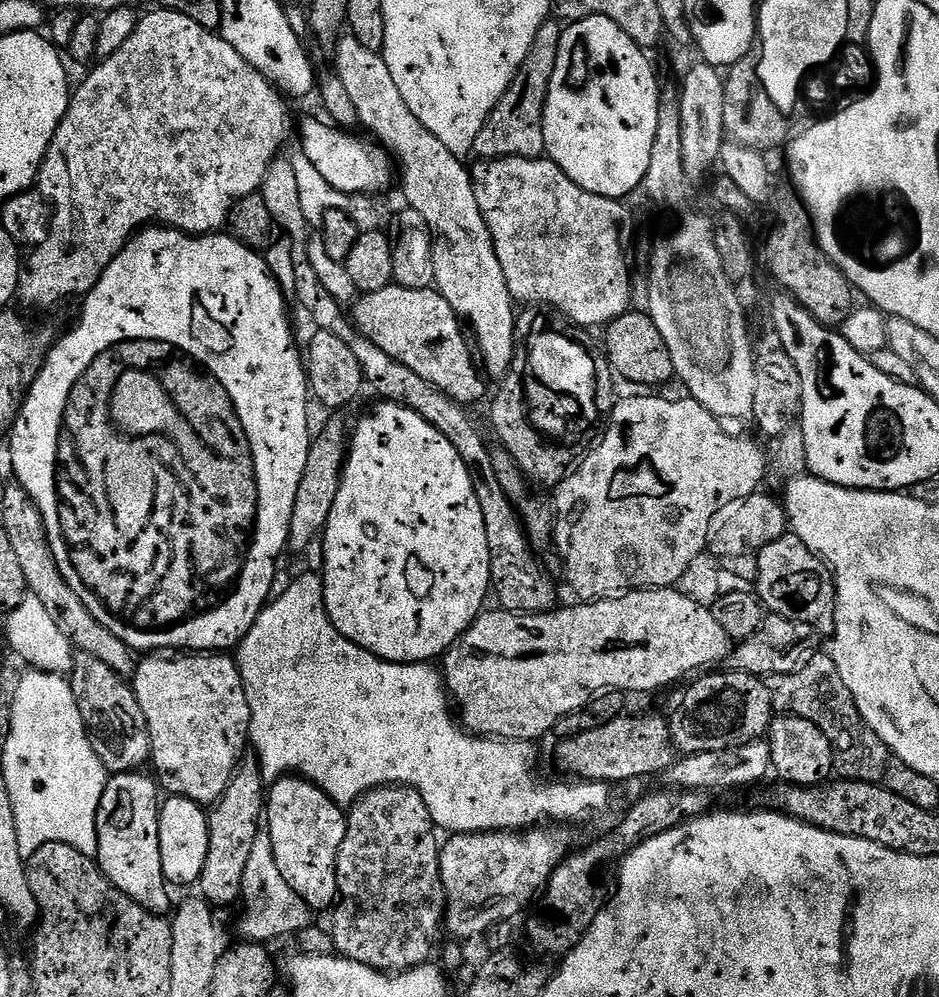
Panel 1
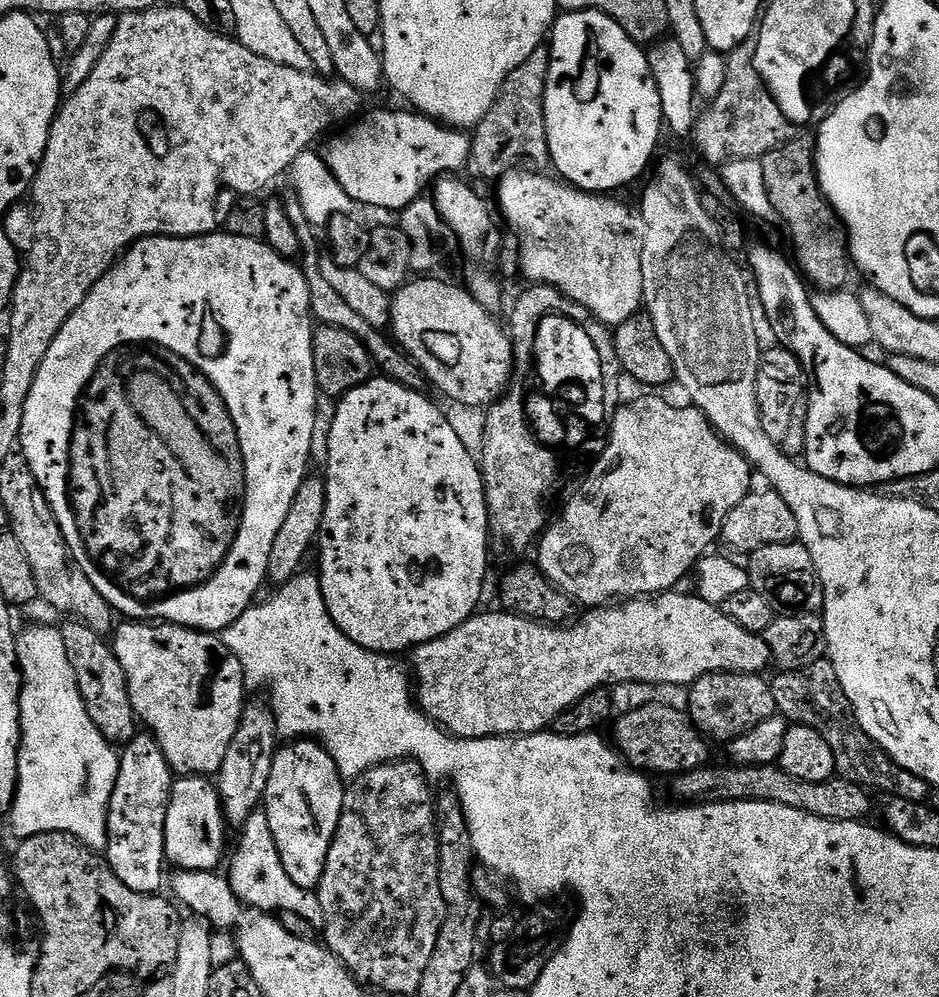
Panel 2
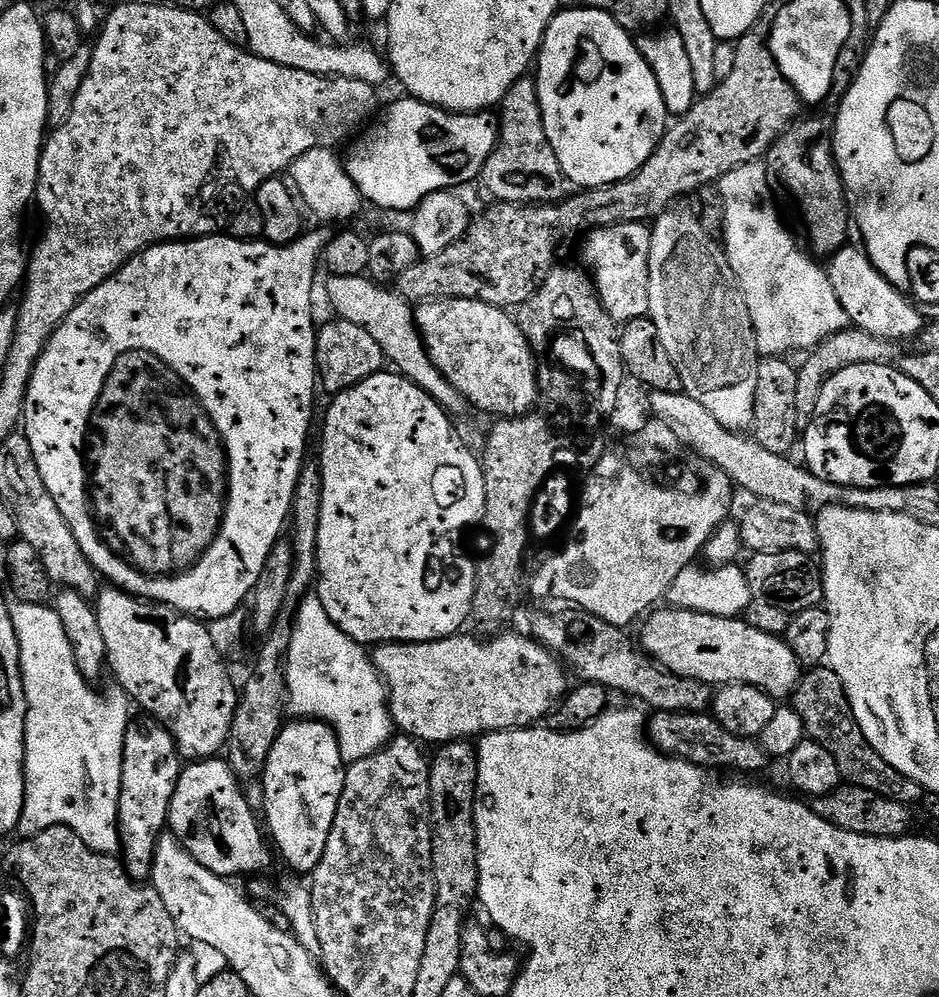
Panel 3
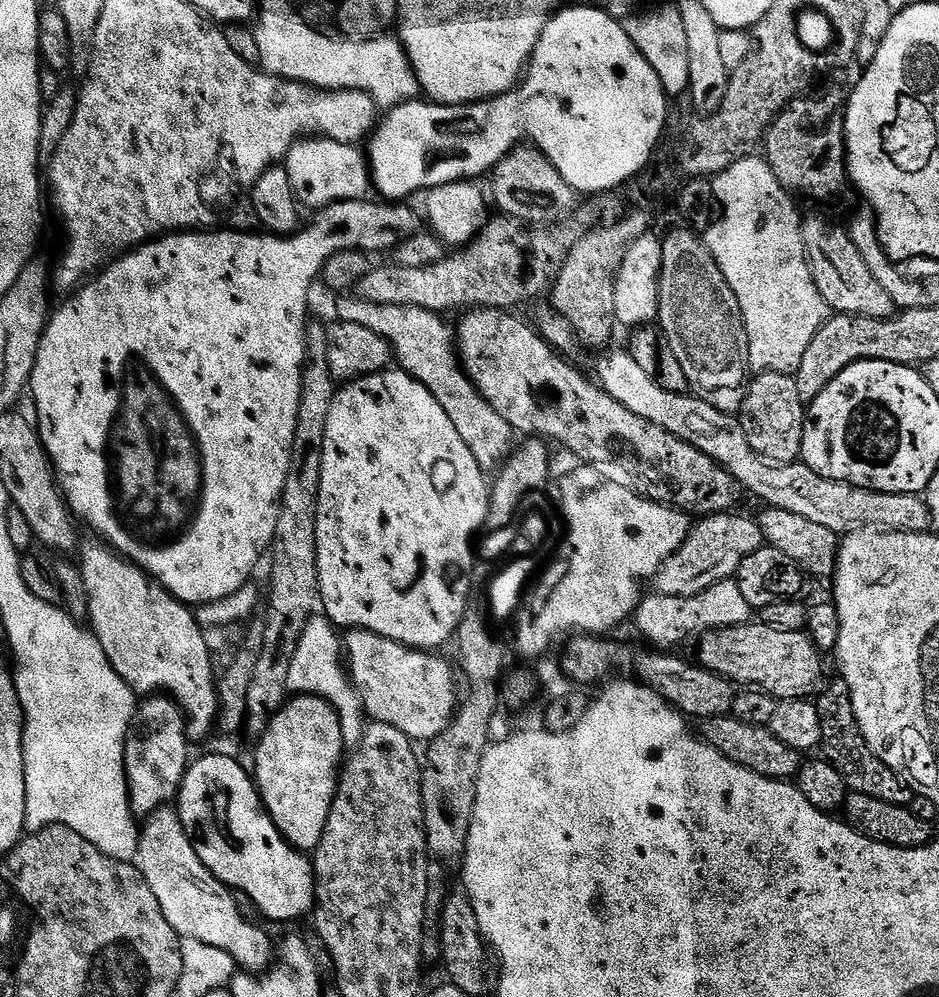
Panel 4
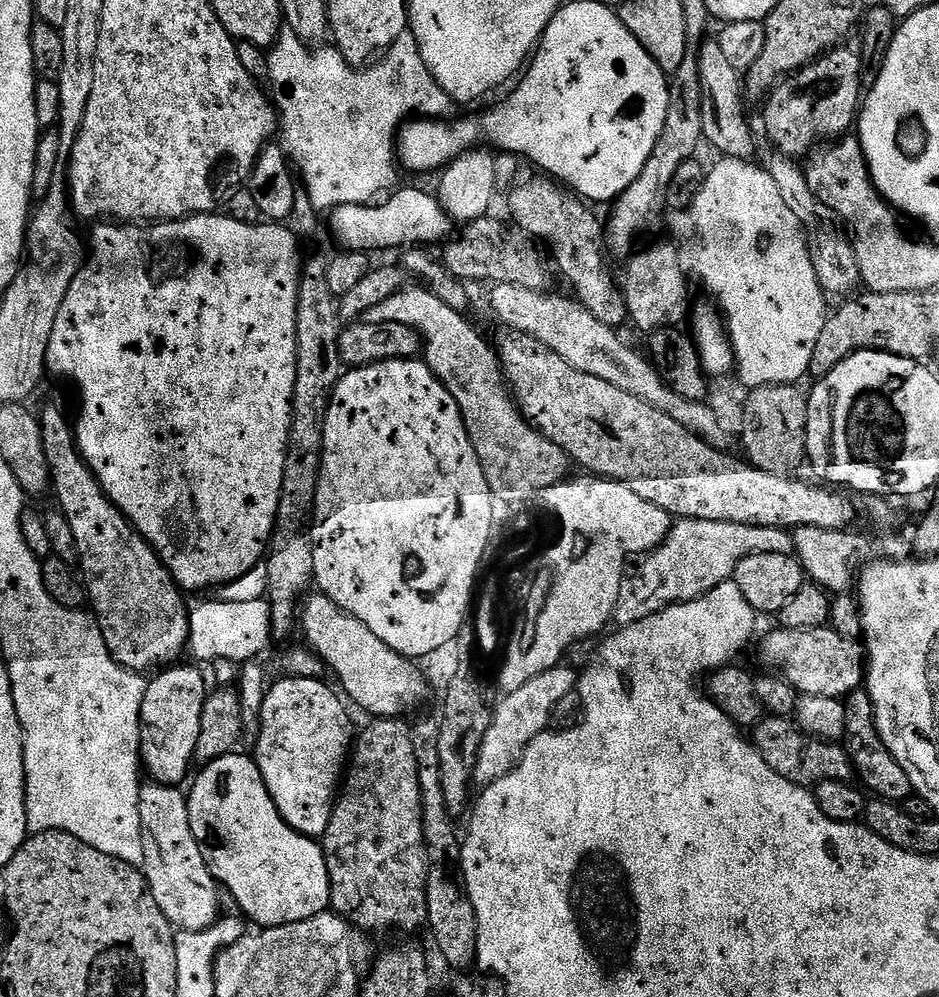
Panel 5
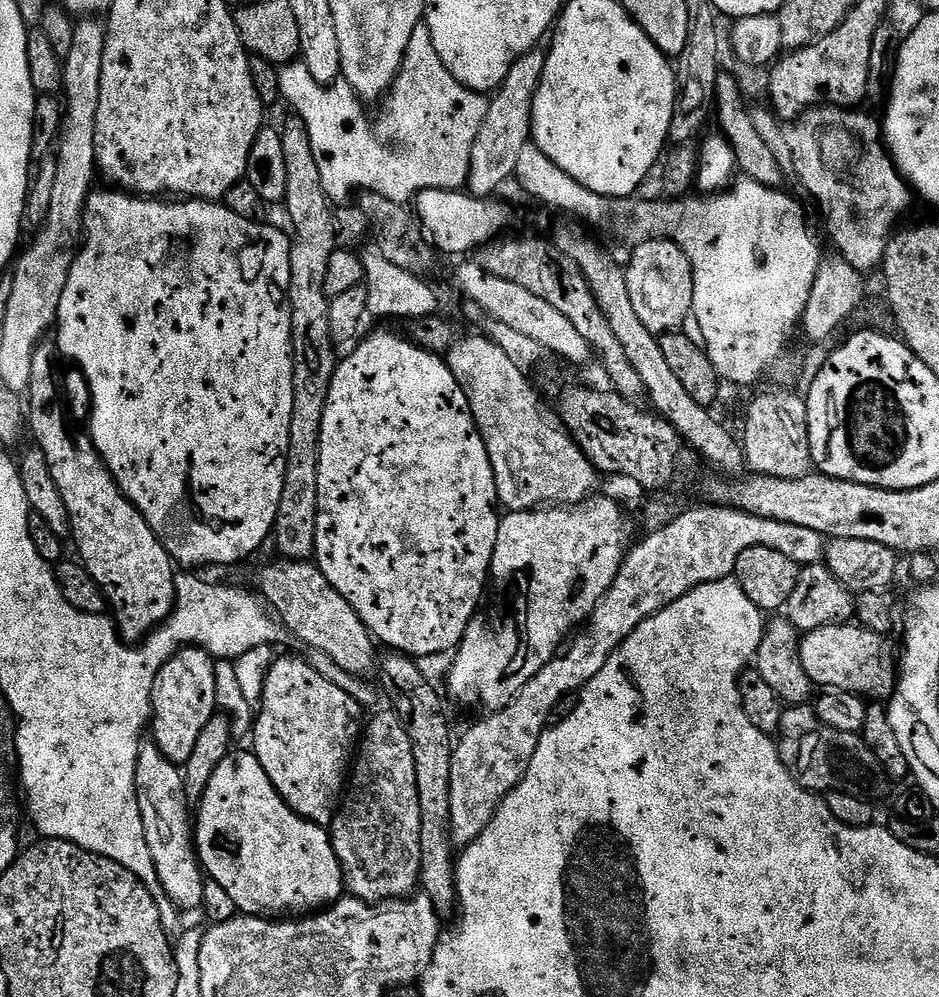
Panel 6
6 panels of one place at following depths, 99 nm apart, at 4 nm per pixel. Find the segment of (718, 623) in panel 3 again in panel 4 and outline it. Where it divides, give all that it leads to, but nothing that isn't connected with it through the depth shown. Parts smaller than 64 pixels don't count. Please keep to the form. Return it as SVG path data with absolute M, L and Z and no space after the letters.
M749 622L733 628L718 628L707 633L699 644L700 667L709 668L737 685L763 690L777 701L811 697L817 691L816 683L824 668L820 661L822 653L807 631L783 632L759 622Z

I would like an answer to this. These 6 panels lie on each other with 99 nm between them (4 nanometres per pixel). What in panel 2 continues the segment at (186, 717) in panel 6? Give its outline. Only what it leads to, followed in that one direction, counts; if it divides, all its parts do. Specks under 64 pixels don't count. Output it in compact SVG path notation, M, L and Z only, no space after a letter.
M138 734L119 753L120 769L108 803L108 865L130 890L153 894L165 887L164 823L174 773L166 762L155 736Z

